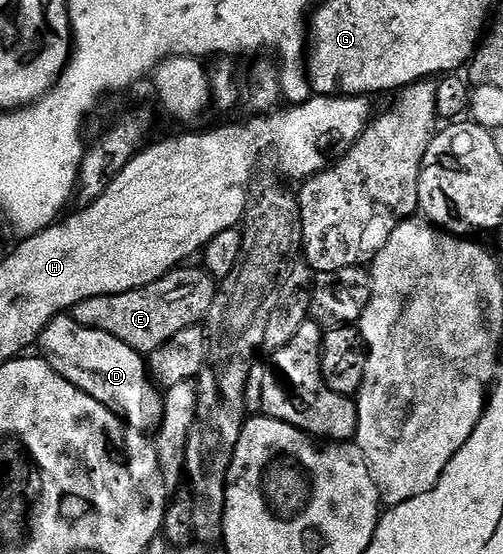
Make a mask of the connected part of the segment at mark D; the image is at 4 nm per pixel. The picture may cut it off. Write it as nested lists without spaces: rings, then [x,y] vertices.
[[[62,315],[54,317],[41,333],[39,353],[58,375],[67,379],[67,383],[103,403],[103,407],[120,417],[128,428],[146,435],[161,428],[165,410],[162,390],[149,376],[146,358],[127,347],[123,339],[115,339],[115,335],[107,335],[107,331],[88,329],[73,316]]]

